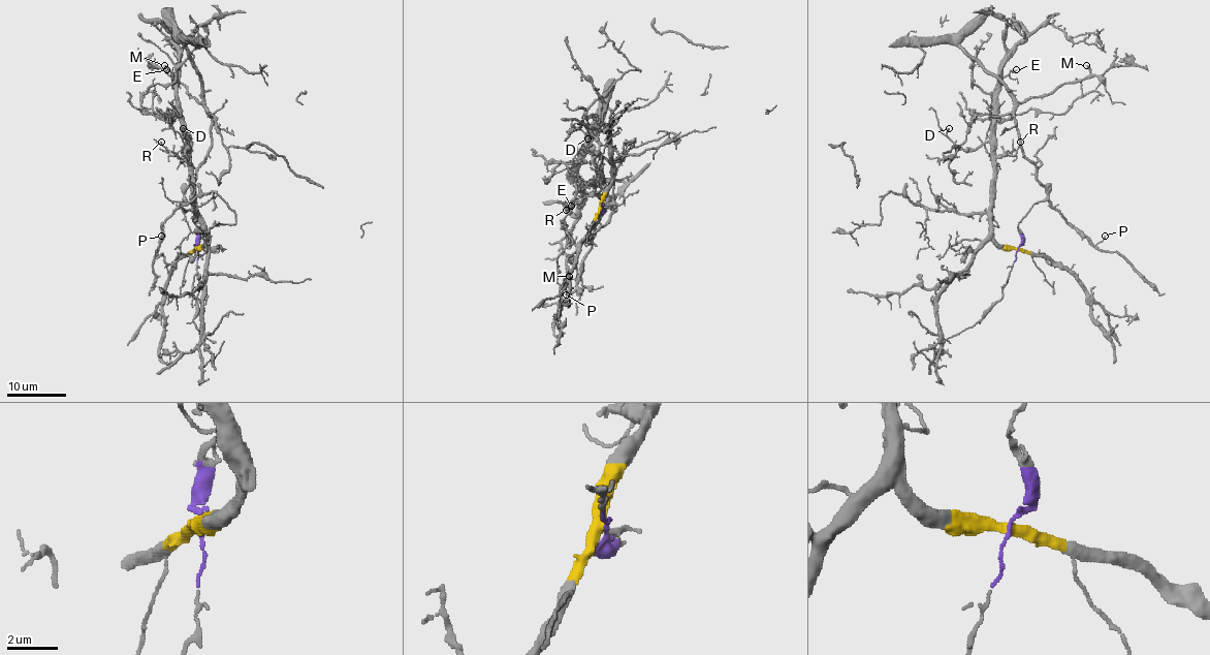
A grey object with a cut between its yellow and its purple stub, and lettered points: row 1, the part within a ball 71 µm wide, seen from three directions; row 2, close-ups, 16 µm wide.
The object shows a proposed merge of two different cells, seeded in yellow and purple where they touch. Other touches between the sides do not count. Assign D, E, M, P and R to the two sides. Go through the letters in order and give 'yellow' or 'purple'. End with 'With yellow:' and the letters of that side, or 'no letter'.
D: yellow
E: yellow
M: purple
P: purple
R: yellow
With yellow: D, E, R

